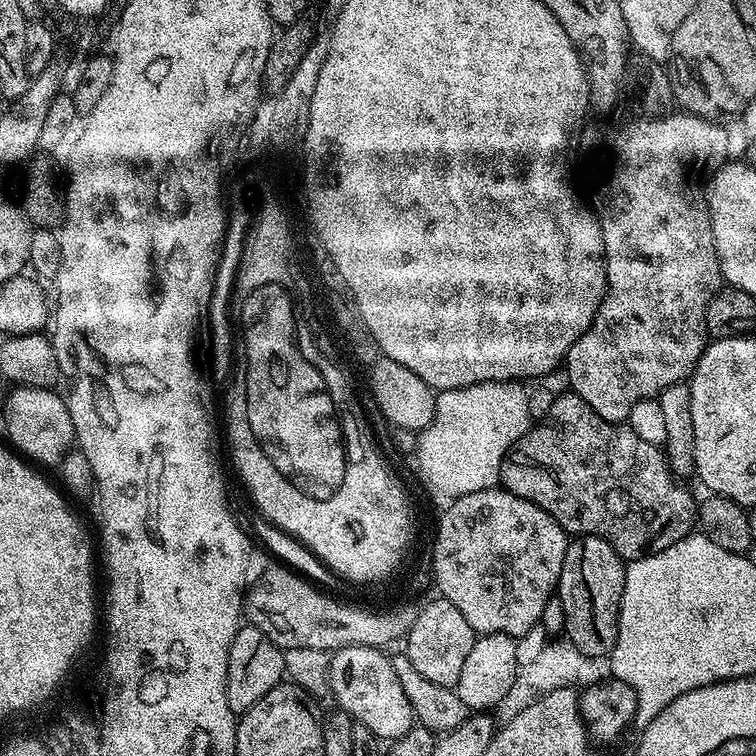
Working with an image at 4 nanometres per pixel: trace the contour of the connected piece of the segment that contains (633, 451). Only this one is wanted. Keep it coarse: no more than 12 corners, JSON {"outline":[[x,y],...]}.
{"outline":[[558,397],[500,484],[625,562],[698,500],[657,445]]}

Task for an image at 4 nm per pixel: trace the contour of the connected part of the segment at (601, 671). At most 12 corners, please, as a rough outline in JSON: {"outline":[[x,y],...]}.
{"outline":[[547,641],[496,709],[508,723],[550,690],[610,677],[608,656]]}

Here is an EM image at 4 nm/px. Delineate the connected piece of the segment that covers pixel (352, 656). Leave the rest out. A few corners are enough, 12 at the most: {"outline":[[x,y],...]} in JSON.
{"outline":[[381,649],[331,653],[337,705],[381,741],[417,718]]}

